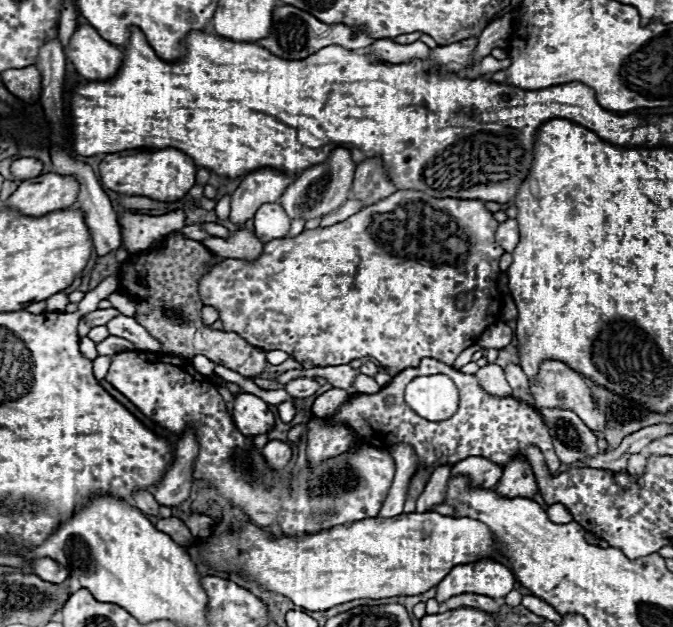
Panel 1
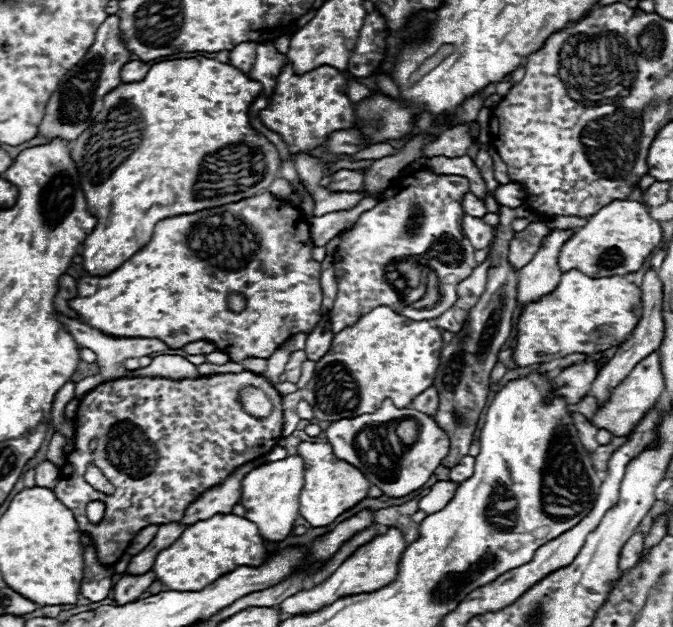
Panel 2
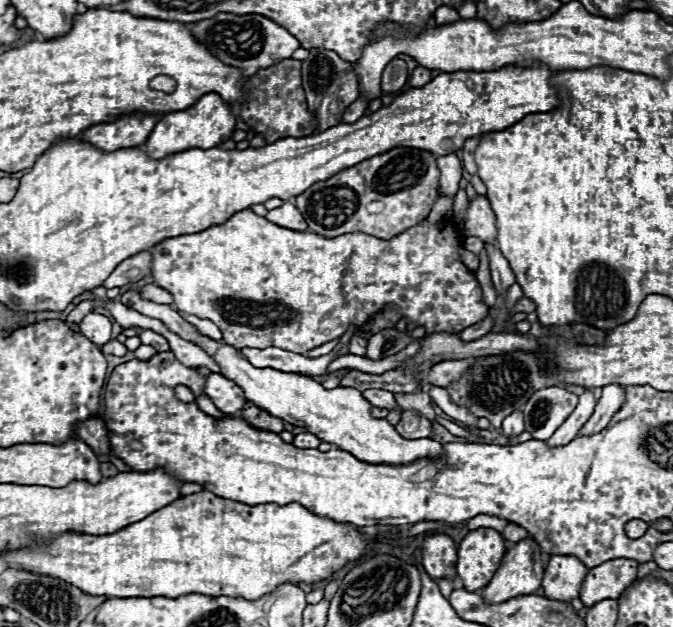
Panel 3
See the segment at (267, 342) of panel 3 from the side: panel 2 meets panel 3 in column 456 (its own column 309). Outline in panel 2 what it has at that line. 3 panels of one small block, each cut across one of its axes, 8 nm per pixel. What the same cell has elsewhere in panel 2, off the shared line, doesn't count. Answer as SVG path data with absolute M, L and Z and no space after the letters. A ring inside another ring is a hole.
M268 190L264 194L256 194L256 198L244 198L244 202L232 202L232 206L220 206L212 210L200 210L196 214L180 214L176 218L164 218L156 224L154 234L150 242L138 250L132 258L128 258L122 266L118 266L112 274L108 276L80 276L76 280L78 296L68 300L68 306L78 314L78 320L92 326L94 330L100 330L108 336L114 338L160 338L172 348L182 348L184 344L198 342L198 340L208 340L216 344L218 352L230 354L232 362L242 362L246 356L256 356L256 358L268 358L280 344L284 344L292 334L298 332L312 332L316 324L322 318L322 286L320 286L320 262L312 260L312 238L310 238L310 226L302 210L290 206L284 200L274 198ZM232 292L242 292L246 296L246 310L236 314L228 308L228 296Z

